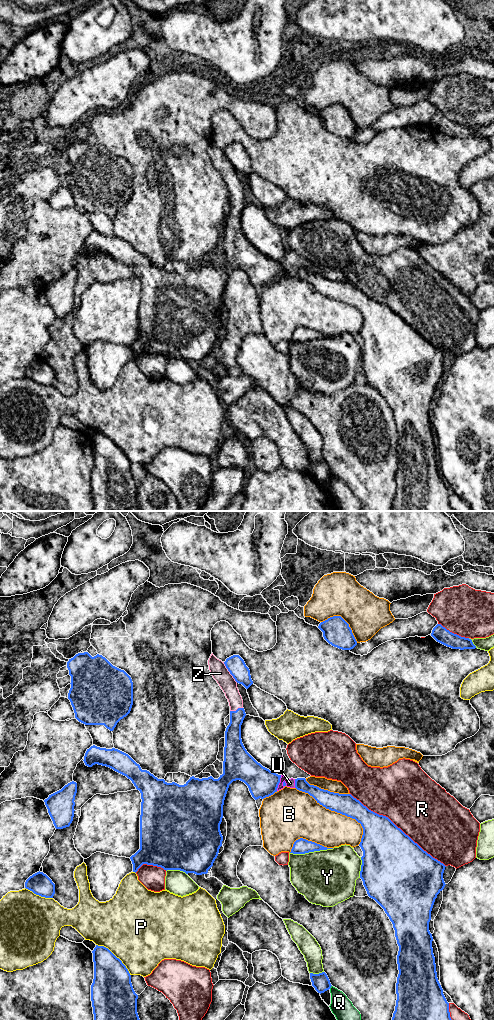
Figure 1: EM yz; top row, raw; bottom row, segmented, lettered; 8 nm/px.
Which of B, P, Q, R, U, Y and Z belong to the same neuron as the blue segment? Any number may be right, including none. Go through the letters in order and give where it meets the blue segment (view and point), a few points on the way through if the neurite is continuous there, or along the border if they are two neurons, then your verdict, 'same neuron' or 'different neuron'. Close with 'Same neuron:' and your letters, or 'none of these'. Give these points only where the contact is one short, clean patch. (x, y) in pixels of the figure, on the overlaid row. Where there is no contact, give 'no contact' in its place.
B: contact yz (337, 812); different neuron
P: contact yz (115, 956); different neuron
Q: contact yz (330, 987); different neuron
R: contact yz (397, 827); different neuron
U: contact yz (279, 782); way yz (262, 783), (279, 782), (284, 780), (290, 783); same neuron
Y: contact yz (311, 851); different neuron
Z: contact yz (229, 671); same neuron
Same neuron: U, Z

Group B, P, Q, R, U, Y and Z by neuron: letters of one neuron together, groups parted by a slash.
B / P / Q R / U Z / Y

